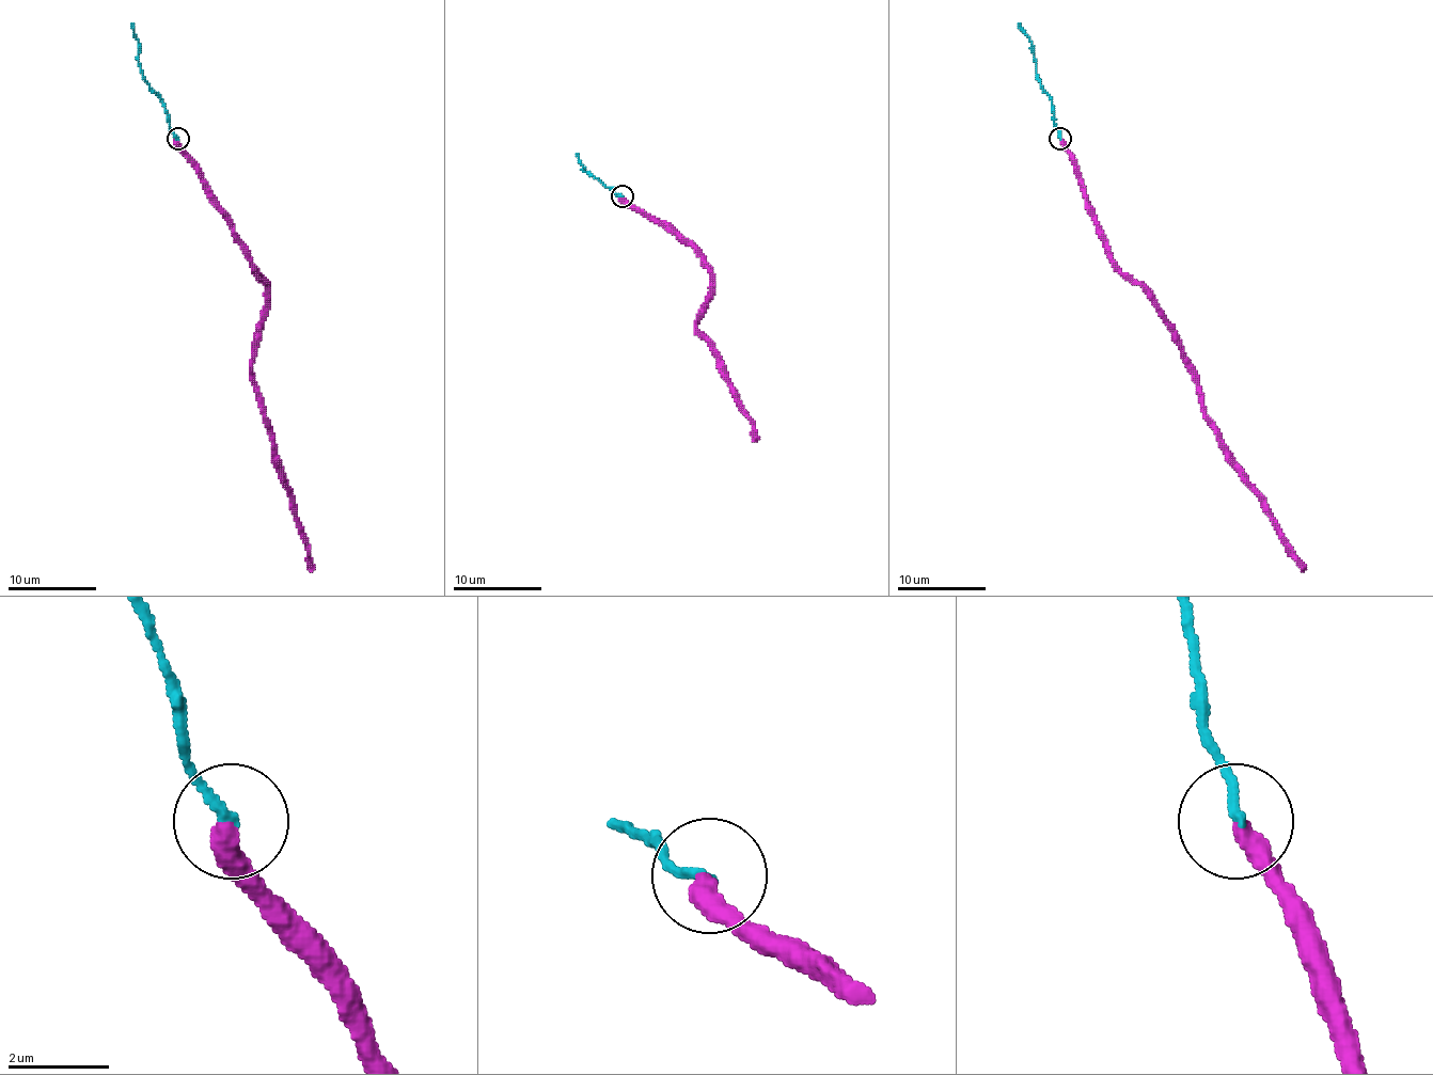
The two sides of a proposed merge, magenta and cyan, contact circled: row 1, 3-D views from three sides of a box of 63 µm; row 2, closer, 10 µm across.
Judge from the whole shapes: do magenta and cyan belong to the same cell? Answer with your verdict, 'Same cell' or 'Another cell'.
Another cell

